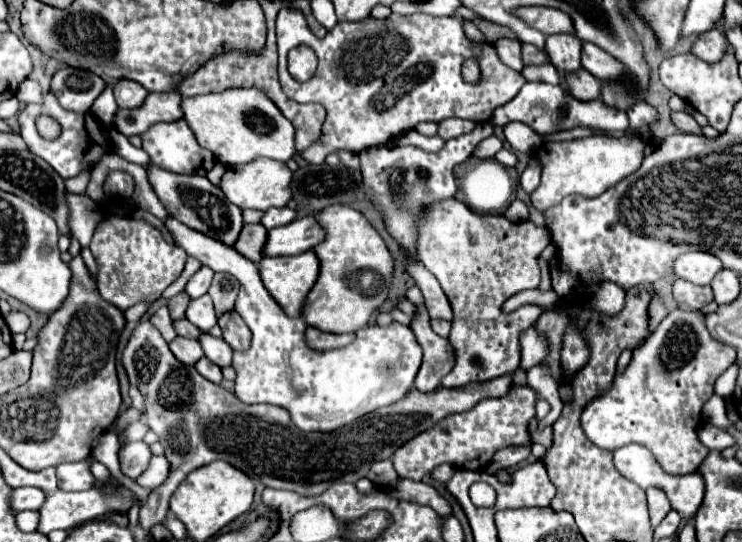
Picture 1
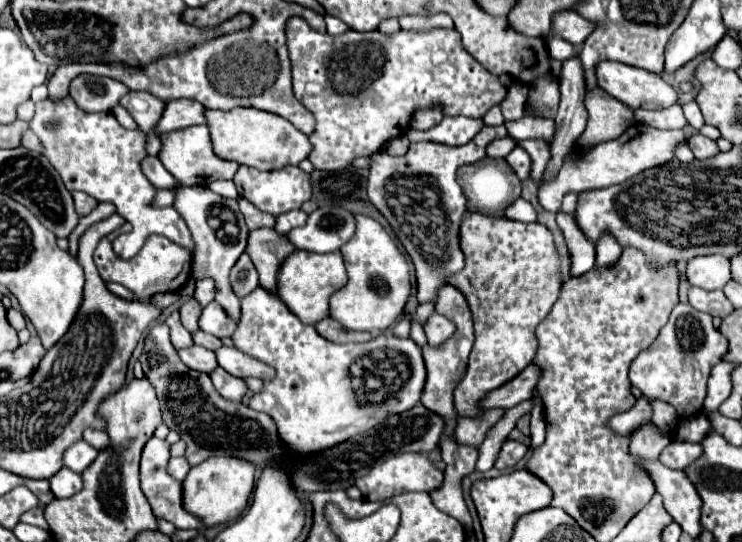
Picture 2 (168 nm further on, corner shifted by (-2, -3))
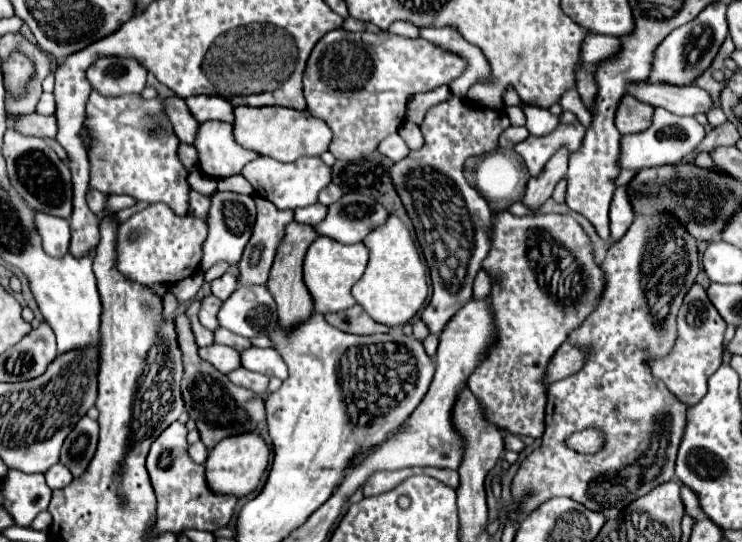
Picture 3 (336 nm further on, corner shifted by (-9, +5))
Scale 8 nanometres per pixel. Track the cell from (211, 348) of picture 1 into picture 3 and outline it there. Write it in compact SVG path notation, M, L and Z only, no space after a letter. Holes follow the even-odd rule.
M248 348L242 352L242 366L266 376L278 376L280 380L286 380L288 376L288 368L276 348Z

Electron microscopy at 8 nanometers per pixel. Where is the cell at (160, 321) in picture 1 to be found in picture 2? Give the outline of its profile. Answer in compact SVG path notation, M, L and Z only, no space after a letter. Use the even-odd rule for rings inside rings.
M177 310L167 316L165 324L167 324L169 330L171 330L171 342L173 342L173 346L175 346L177 350L179 350L179 348L187 348L187 346L193 344L191 334L189 334L189 332L181 326L181 322L179 322L179 312L177 312Z

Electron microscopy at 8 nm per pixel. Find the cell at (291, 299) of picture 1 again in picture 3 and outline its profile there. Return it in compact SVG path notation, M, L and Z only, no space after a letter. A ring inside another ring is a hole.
M320 236L310 248L304 258L304 282L314 298L314 308L320 314L348 310L356 304L352 298L350 288L356 284L356 280L364 274L368 264L368 248L364 244L338 244L332 238Z

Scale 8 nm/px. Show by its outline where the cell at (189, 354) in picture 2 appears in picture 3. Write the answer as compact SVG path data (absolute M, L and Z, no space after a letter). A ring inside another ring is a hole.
M212 344L206 348L200 348L200 356L210 362L212 366L216 366L220 372L228 374L236 368L242 366L240 362L240 352L232 346L222 346L222 344Z

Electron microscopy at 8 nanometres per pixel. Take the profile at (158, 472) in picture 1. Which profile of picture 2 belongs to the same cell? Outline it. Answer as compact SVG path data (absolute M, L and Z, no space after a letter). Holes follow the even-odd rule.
M171 458L169 460L169 466L167 466L167 472L175 478L175 480L183 480L185 476L187 476L187 472L189 472L189 464L187 464L187 460L185 458Z

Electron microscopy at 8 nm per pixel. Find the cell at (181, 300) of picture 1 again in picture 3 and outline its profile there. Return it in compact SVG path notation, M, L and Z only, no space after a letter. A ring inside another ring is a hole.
M208 296L202 300L202 308L200 308L200 322L208 328L208 330L216 330L218 324L218 310L222 308L222 300L218 300L216 296Z

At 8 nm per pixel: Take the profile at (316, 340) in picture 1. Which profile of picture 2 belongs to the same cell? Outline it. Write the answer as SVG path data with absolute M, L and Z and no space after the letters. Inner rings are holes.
M325 318L321 322L315 324L315 330L329 342L335 342L335 344L345 344L345 342L367 342L371 340L371 334L367 332L349 332L349 330L343 330L341 324L335 324L335 320L331 318Z

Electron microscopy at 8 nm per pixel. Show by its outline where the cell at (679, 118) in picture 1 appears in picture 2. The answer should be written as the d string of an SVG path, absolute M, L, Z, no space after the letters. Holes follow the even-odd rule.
M695 134L695 136L687 138L687 144L689 144L689 148L693 150L695 158L699 158L699 160L703 160L703 158L707 158L707 156L715 156L715 154L719 152L715 140L711 140L711 138L707 138L707 136L701 136L701 134Z

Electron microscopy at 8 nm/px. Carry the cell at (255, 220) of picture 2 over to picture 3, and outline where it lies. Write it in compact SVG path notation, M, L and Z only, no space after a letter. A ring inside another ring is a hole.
M254 196L258 218L252 238L238 262L242 284L266 284L276 250L284 238L284 228L294 220L294 210L278 210L270 200Z

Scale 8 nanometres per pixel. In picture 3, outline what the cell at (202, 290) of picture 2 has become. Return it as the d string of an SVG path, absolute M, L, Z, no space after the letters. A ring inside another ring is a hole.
M224 274L212 282L212 294L218 296L220 300L226 300L236 288L238 288L238 276L234 274Z

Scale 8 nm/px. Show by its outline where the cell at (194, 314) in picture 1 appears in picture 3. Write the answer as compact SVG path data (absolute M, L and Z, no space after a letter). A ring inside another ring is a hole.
M264 284L240 286L234 296L222 304L218 320L222 328L234 334L246 338L266 336L274 332L274 326L278 326L276 302Z

